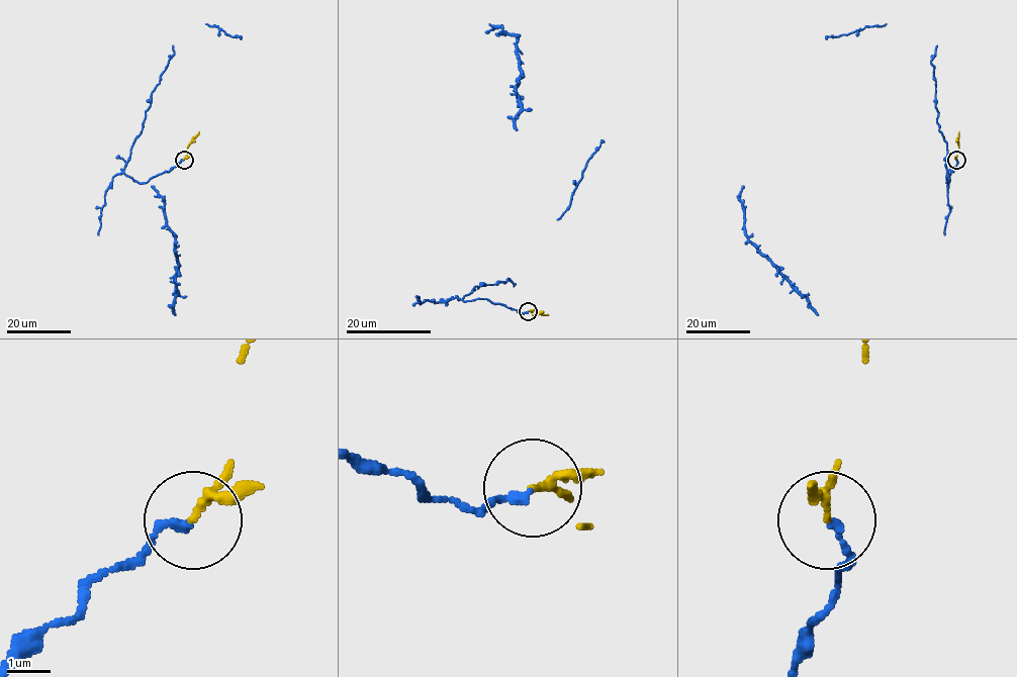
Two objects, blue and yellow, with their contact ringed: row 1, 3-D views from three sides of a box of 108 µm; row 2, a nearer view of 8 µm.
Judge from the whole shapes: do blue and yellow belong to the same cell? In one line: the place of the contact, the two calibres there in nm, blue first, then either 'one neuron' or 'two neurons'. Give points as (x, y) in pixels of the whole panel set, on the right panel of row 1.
place (956, 160); calibres 160 and 120 nm; one neuron

